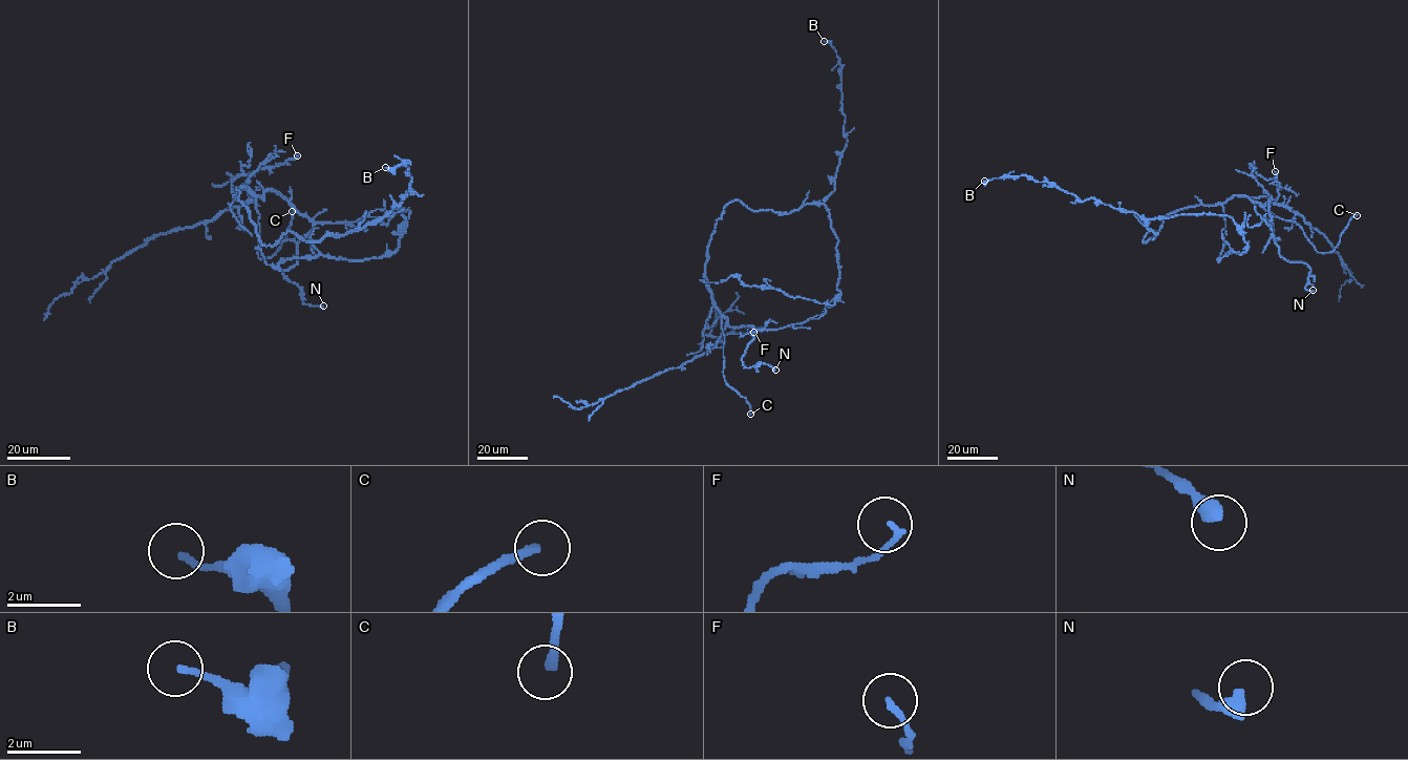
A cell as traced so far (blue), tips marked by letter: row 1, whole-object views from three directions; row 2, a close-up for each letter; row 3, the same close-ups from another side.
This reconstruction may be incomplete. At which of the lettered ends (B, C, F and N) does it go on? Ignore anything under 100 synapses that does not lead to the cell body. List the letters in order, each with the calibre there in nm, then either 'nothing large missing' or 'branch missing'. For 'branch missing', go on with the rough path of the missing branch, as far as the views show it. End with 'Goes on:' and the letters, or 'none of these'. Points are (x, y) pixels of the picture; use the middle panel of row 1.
B: calibre 150 nm; nothing large missing
C: calibre 240 nm; branch missing
F: calibre 140 nm; nothing large missing
N: calibre 440 nm; nothing large missing
Goes on: C

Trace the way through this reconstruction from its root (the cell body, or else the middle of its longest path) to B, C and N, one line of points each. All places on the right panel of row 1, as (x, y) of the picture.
B: (1154, 235), (1143, 241), (1149, 231), (1156, 234), (1133, 212), (1081, 202), (1046, 182), (1025, 175), (984, 181)
C: (1154, 235), (1170, 213), (1243, 196), (1276, 216), (1296, 223), (1318, 252), (1328, 253), (1357, 215)
N: (1154, 235), (1165, 216), (1189, 207), (1271, 198), (1279, 254), (1307, 266), (1313, 290)

